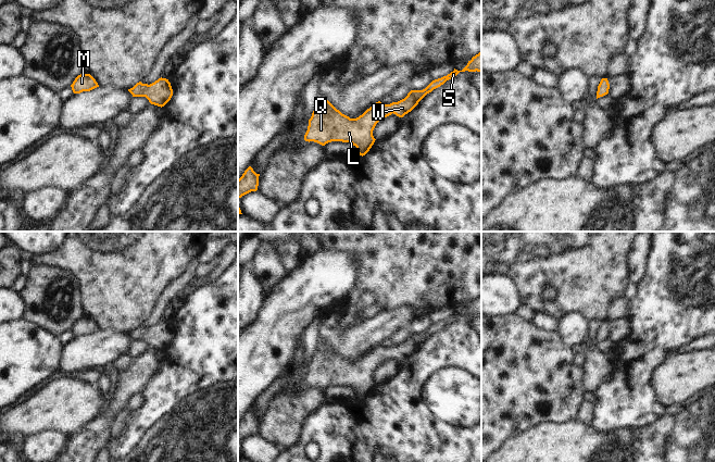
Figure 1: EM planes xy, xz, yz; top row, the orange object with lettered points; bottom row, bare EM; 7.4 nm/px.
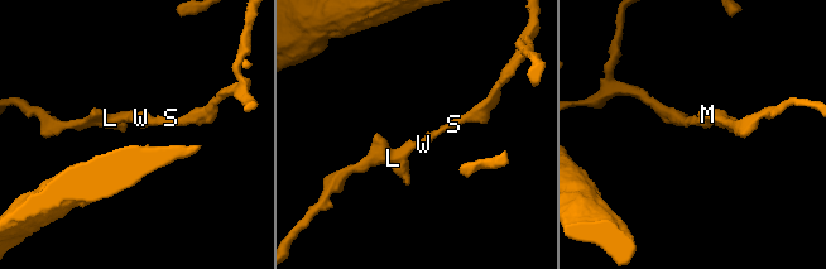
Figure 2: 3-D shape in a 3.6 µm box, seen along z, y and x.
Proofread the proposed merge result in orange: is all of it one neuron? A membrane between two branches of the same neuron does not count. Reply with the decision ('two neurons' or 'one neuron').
one neuron

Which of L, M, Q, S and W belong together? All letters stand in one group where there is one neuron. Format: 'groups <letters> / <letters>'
groups L M Q S W

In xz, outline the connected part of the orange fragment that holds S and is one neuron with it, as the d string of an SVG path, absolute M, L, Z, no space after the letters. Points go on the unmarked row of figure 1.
M481 296L468 304L467 309L441 322L432 324L423 334L411 334L407 339L390 348L376 346L356 362L350 362L337 353L325 340L318 340L316 350L309 363L305 385L314 385L325 389L331 385L350 386L358 392L358 398L365 399L375 386L373 374L376 367L392 357L403 361L411 355L418 346L434 333L454 322L460 315L481 315Z

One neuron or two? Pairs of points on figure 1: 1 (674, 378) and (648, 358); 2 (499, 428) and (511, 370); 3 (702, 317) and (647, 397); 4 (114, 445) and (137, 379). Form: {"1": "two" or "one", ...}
{"1": "two", "2": "one", "3": "one", "4": "two"}

